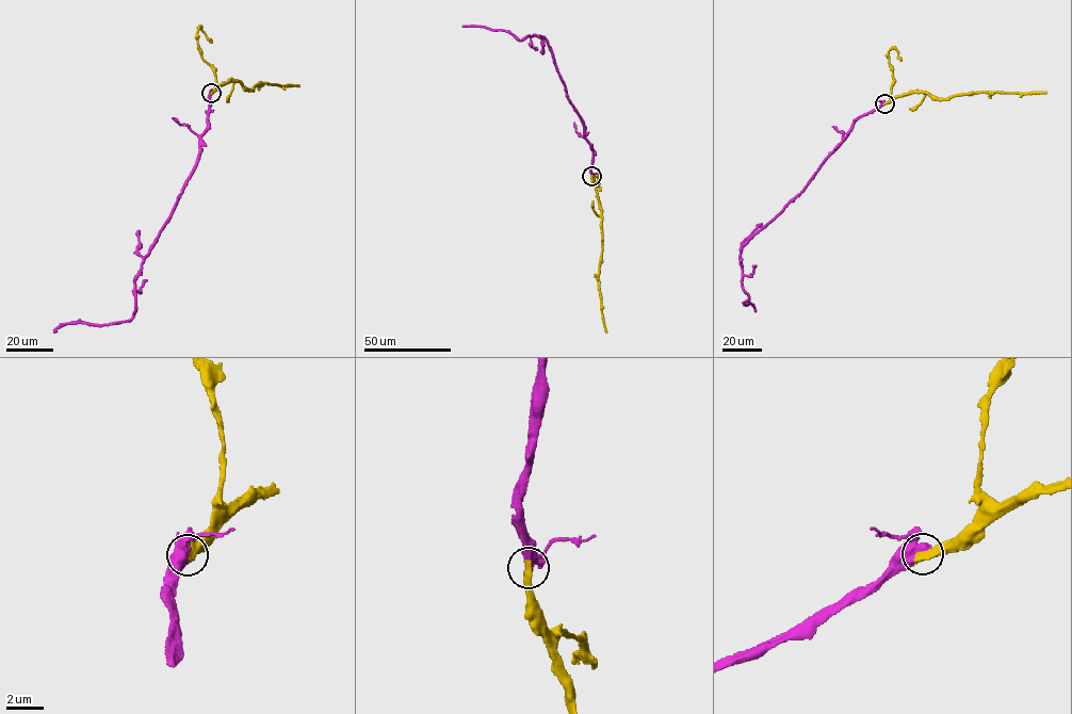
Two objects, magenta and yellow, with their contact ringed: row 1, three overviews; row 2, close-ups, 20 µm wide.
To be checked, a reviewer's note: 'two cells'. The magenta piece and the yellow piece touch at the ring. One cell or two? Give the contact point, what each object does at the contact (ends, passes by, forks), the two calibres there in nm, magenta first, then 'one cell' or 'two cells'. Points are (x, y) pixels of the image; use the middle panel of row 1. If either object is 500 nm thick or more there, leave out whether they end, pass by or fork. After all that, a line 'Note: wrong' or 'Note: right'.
place (591, 176); magenta forks; yellow ends; calibres 380 and 480 nm; one cell
Note: wrong

